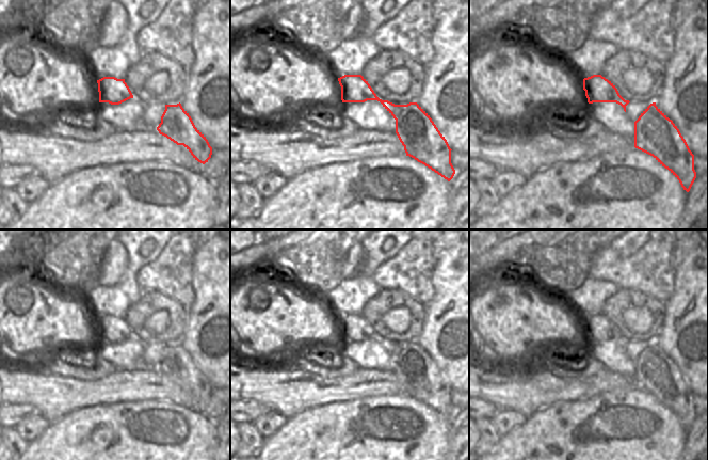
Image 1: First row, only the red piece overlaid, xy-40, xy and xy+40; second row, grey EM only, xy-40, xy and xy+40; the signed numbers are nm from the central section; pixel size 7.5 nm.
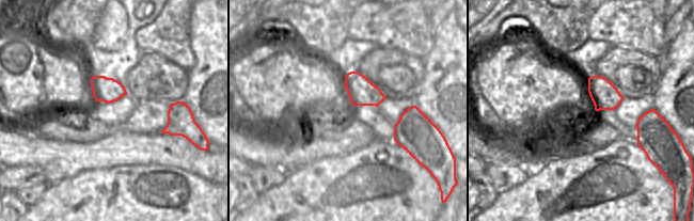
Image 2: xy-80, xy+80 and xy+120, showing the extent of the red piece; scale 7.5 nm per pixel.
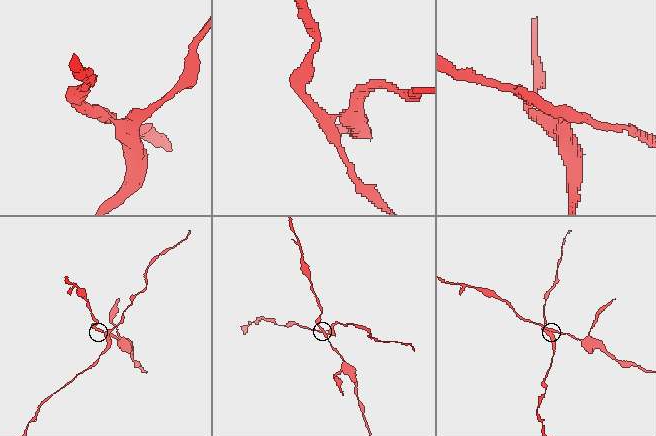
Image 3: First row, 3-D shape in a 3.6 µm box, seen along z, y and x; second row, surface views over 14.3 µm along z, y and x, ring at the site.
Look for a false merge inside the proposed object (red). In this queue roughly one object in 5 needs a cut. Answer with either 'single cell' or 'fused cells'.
fused cells

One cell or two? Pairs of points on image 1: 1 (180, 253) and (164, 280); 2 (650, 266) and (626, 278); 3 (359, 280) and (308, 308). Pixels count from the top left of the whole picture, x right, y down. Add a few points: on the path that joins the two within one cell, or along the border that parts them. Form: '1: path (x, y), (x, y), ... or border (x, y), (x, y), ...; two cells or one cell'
1: path (176, 259), (171, 273); one cell
2: path (644, 271), (632, 272); one cell
3: border (328, 307), (336, 315); two cells

